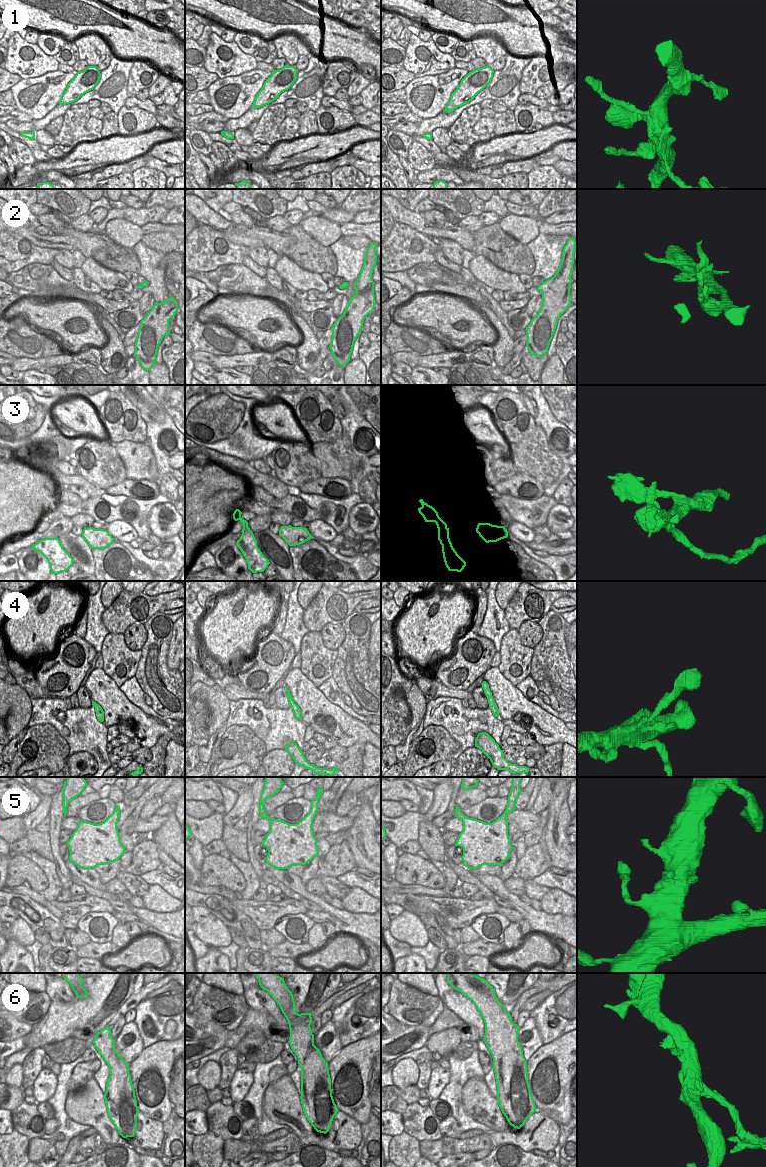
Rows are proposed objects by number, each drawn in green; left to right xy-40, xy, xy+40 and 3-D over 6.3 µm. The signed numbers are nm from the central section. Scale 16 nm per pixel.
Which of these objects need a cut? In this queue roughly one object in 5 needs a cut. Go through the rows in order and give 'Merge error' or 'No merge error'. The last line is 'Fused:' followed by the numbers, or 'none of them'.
1: No merge error
2: No merge error
3: Merge error
4: No merge error
5: No merge error
6: Merge error
Fused: 3, 6.

